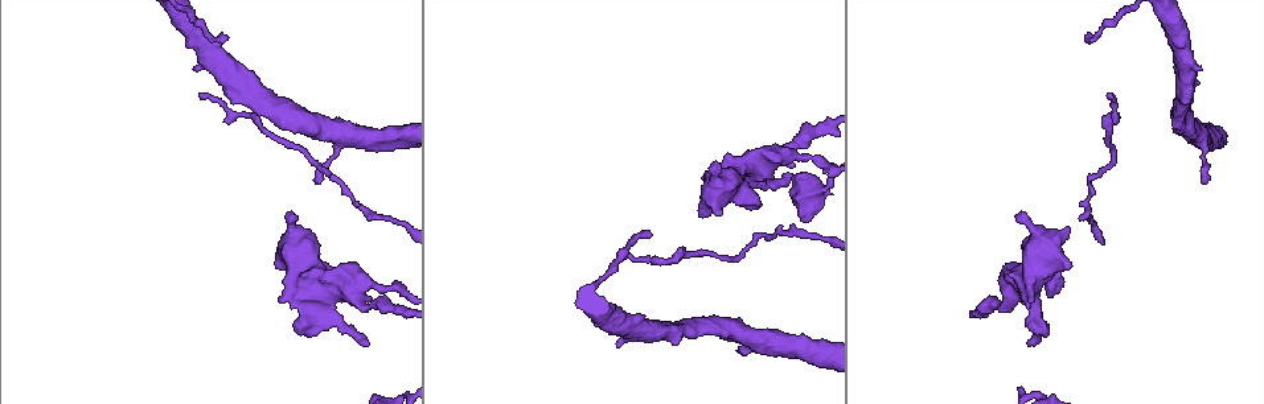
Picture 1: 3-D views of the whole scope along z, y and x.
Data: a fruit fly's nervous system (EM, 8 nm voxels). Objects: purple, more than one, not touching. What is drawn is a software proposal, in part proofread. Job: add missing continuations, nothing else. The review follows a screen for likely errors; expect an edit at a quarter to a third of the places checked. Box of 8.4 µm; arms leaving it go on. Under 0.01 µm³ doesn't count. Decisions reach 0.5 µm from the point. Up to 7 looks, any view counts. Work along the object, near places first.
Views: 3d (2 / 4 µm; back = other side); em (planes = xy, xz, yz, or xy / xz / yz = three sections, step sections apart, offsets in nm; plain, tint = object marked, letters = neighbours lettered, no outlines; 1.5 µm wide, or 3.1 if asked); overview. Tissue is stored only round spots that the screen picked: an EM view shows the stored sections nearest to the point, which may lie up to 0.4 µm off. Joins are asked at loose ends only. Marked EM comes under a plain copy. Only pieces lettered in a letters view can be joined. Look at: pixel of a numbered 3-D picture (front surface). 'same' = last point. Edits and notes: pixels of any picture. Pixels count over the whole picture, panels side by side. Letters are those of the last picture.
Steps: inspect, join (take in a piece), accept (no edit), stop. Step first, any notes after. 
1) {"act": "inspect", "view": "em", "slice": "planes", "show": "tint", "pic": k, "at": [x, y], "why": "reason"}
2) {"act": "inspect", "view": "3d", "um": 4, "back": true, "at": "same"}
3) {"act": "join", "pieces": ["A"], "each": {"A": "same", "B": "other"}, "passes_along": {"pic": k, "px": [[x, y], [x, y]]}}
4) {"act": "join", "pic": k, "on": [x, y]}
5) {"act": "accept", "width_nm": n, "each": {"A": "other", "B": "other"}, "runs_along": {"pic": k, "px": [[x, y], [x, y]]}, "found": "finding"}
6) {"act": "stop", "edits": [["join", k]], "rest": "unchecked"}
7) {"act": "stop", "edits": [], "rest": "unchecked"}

{"act": "inspect", "view": "3d", "um": 4, "back": true, "pic": 1, "at": [1030, 346], "why": "branch stops here"}

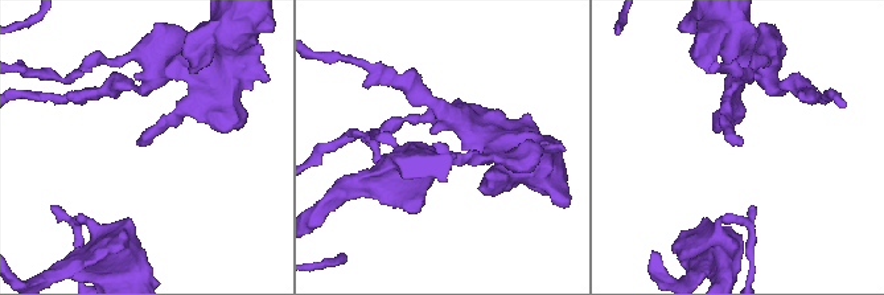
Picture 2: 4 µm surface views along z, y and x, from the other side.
{"act": "inspect", "view": "em", "slice": "planes", "show": "letters", "pic": 2, "at": [142, 146], "why": "now the EM"}

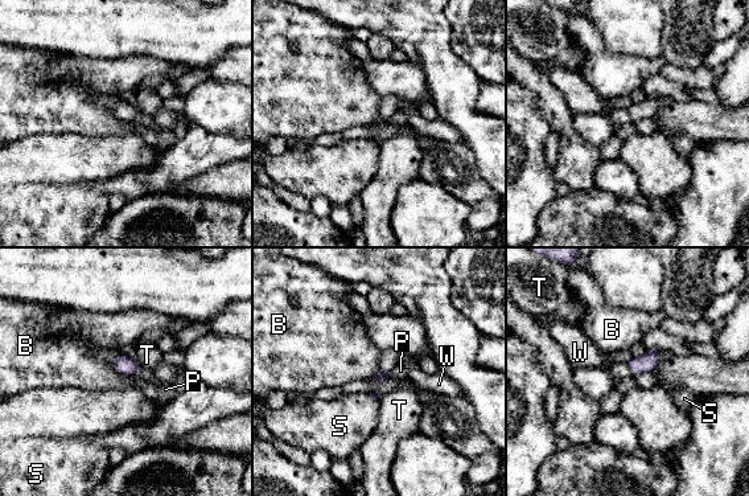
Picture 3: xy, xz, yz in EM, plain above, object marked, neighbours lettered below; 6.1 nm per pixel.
{"act": "join", "pieces": ["P"], "longest_contact_nm": ["B", 180], "each": {"B": "other", "P": "same", "S": "other", "T": "other", "W": "other"}, "found": "it goes on there"}

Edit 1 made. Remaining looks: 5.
{"act": "inspect", "view": "em", "slice": "planes", "show": "letters", "pic": 1, "at": [1070, 227], "why": "branch stops here"}

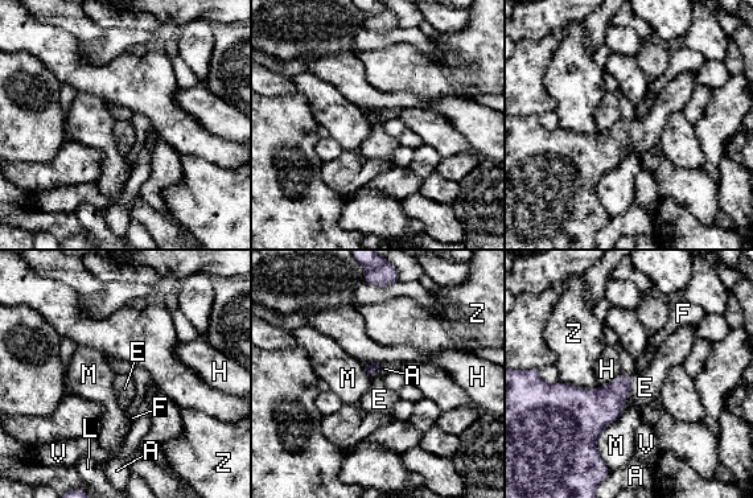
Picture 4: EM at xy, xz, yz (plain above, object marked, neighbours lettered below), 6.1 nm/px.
{"act": "join", "pieces": ["E"], "each": {"A": "other", "E": "same", "F": "other", "H": "other", "L": "other", "M": "other", "V": "other", "Z": "other"}, "found": "the cell continues"}

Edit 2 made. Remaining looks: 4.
{"act": "inspect", "view": "overview", "why": "see it whole again"}

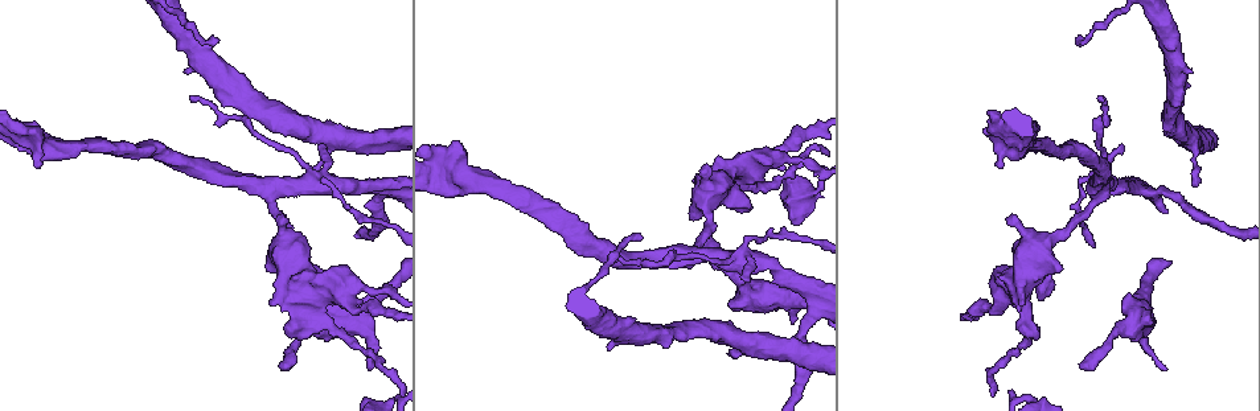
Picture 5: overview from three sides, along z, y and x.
{"act": "inspect", "view": "em", "slice": "xy", "step": 8, "show": "letters", "pic": 5, "at": [189, 96], "why": "end of a long branch"}

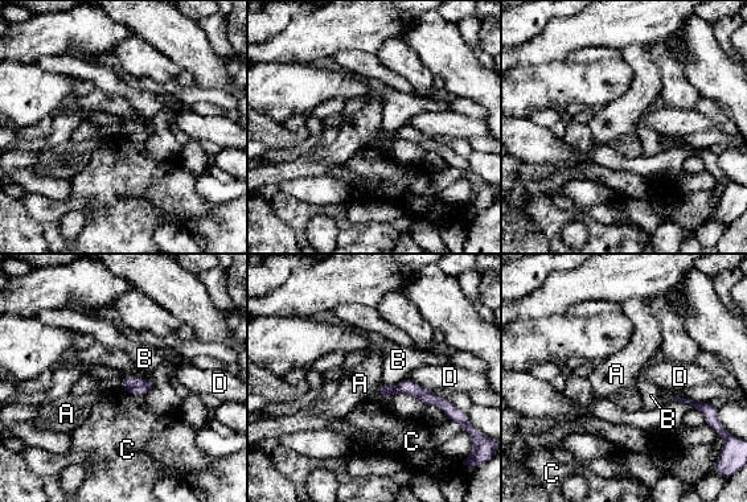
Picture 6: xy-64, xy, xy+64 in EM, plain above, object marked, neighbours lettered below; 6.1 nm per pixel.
{"act": "inspect", "view": "em", "slice": "planes", "show": "letters", "at": "same", "why": "another direction"}

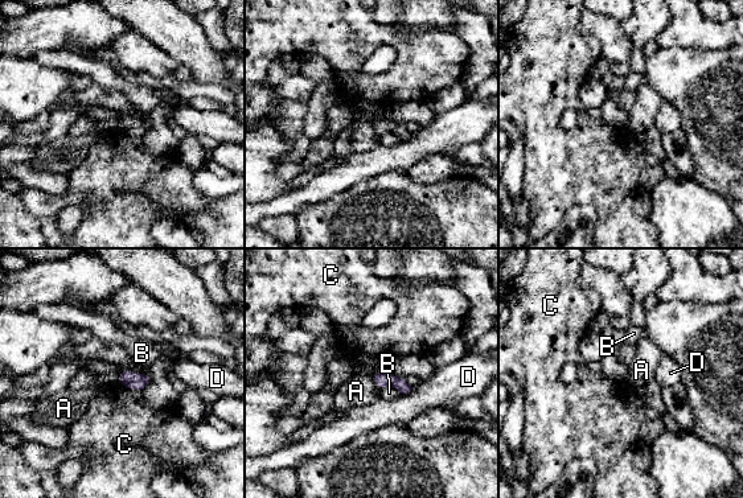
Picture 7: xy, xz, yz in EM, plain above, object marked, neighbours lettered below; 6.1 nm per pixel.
{"act": "accept", "each": {"A": "other", "B": "other", "C": "other", "D": "other"}, "border": {"pic": 7, "px": [[370, 377], [378, 390]]}, "found": "none of them fits"}

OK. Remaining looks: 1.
{"act": "stop", "edits": [["join", 3], ["join", 4]], "rest": "unchecked"}

